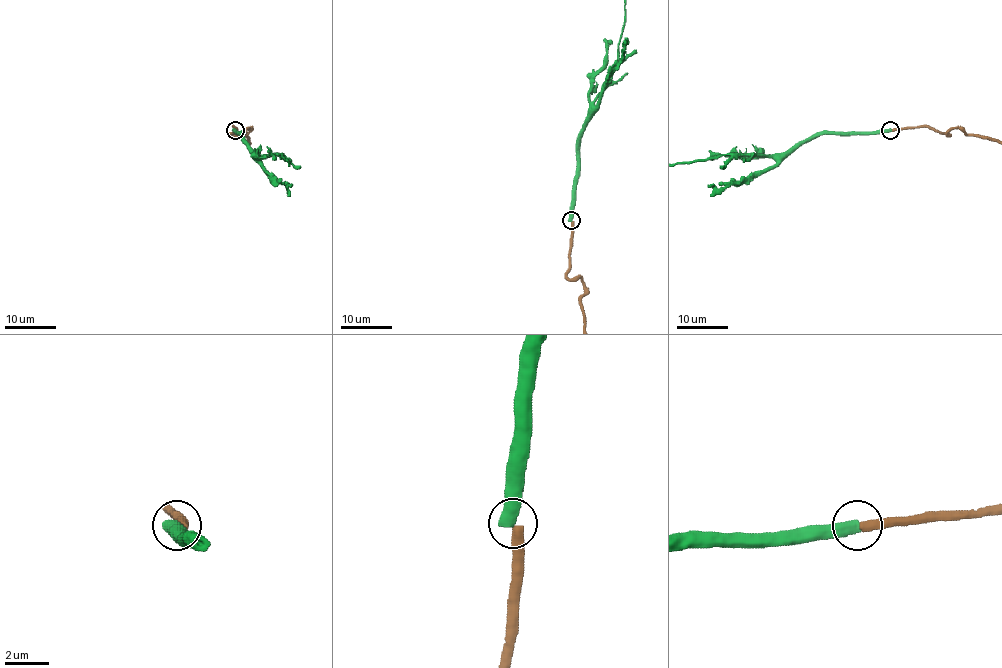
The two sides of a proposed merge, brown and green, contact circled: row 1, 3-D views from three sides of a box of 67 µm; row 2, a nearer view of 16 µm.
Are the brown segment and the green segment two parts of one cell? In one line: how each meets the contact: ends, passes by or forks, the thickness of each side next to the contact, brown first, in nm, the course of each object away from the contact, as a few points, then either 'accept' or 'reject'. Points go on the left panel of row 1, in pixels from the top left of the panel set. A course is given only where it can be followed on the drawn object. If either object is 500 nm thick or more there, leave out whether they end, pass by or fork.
440/600 nm | green via (235, 129), (256, 154), (281, 155), (289, 162), (286, 169) | reject

